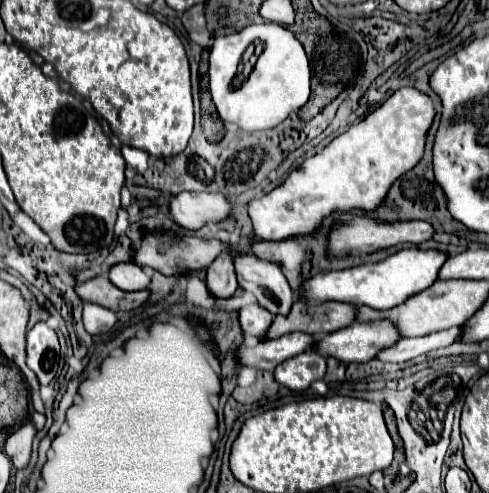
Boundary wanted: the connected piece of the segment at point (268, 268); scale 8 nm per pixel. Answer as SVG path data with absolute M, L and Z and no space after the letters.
M237 255L235 271L241 289L251 291L271 315L287 315L291 311L293 291L277 263L257 259L255 255Z

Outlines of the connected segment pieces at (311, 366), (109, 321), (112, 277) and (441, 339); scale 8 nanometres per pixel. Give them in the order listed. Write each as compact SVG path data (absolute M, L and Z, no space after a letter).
M315 351L295 355L295 359L283 361L275 369L275 379L289 389L307 389L315 379L325 375L325 357Z
M91 303L83 305L83 325L91 335L107 333L107 331L111 331L111 327L115 323L117 323L117 315L113 311L109 311L107 307L91 305Z
M133 261L113 265L109 269L109 281L121 291L141 291L149 285L149 277Z
M451 327L451 329L431 333L431 335L423 335L423 337L407 337L407 339L401 339L397 345L383 349L377 355L377 359L403 363L403 361L415 359L419 355L427 355L429 351L453 345L453 343L461 341L461 335L463 335L463 327Z

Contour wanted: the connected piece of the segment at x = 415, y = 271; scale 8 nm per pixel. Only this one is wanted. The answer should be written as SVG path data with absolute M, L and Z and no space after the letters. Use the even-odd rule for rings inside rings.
M401 249L387 259L379 263L363 263L351 269L343 271L329 271L329 273L319 273L305 281L303 289L303 299L307 303L311 301L343 301L343 303L353 303L353 305L367 305L377 311L387 311L389 307L397 307L405 303L411 295L417 291L425 291L431 287L437 277L439 277L439 267L447 261L447 253L437 251L437 249Z

